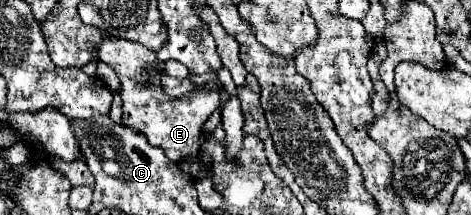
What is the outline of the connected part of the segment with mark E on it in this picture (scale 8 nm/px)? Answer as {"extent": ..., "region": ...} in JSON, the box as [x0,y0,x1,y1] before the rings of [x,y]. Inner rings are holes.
{"extent":[99,36,219,162],"region":[[[107,36],[99,44],[99,60],[109,64],[121,80],[121,100],[123,100],[123,122],[133,130],[147,136],[151,146],[163,148],[167,158],[173,162],[195,158],[201,146],[201,126],[207,122],[211,112],[219,108],[219,92],[201,90],[193,96],[171,100],[161,90],[157,54],[147,50],[137,42]]]}

